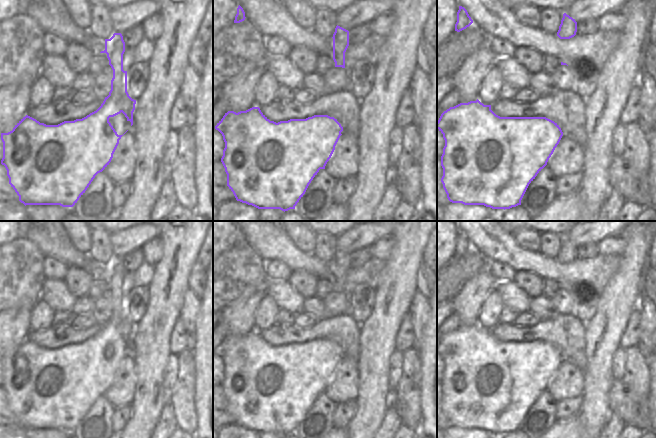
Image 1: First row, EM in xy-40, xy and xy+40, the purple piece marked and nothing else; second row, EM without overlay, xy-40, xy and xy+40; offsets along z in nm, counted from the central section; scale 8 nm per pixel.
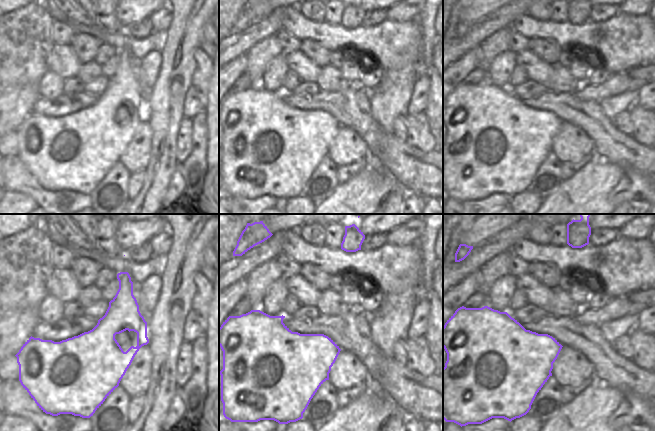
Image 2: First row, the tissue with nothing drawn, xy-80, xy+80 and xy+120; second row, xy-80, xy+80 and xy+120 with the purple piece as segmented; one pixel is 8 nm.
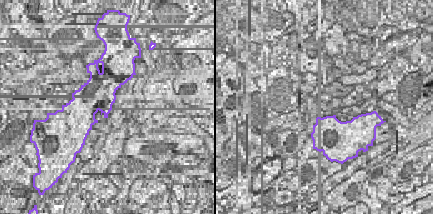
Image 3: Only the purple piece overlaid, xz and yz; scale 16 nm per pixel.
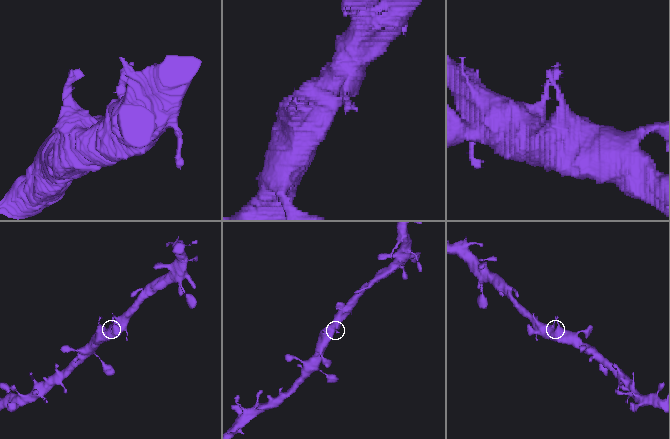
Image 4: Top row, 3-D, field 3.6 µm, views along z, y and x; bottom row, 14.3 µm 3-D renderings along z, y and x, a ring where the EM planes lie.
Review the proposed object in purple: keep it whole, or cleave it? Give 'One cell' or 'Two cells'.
One cell

